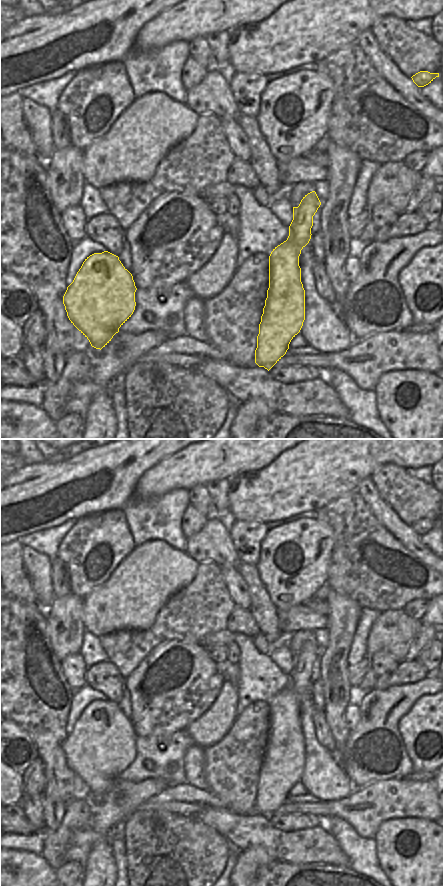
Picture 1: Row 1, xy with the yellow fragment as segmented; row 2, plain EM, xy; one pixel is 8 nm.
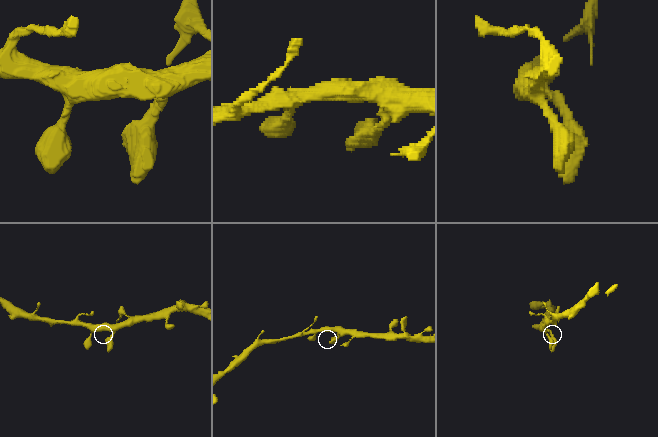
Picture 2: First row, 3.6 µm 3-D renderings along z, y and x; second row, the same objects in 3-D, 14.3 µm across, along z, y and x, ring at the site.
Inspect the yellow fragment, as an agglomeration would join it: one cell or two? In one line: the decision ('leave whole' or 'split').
leave whole

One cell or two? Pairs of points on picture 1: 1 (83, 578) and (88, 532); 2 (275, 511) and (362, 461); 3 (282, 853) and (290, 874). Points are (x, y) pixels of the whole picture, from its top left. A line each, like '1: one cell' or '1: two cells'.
1: one cell
2: one cell
3: two cells

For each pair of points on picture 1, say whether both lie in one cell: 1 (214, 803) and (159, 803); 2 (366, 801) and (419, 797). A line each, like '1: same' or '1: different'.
1: same
2: same

